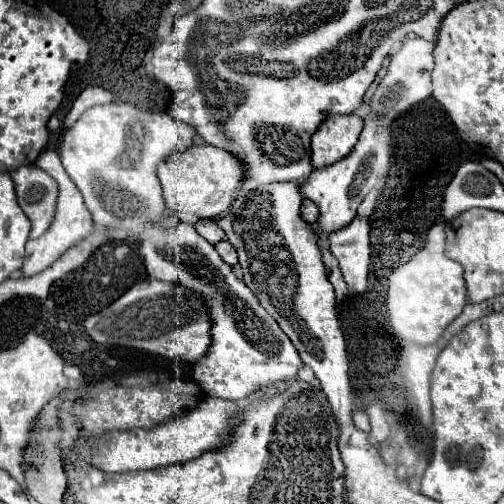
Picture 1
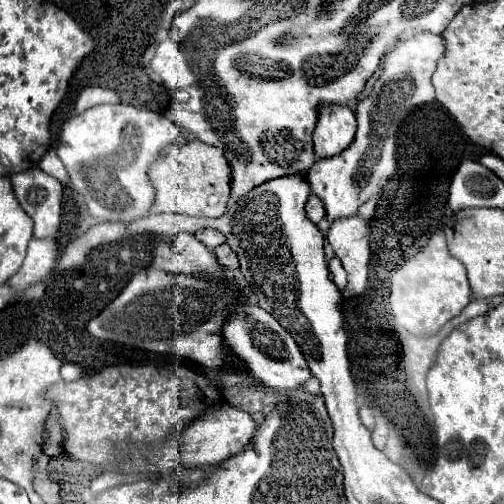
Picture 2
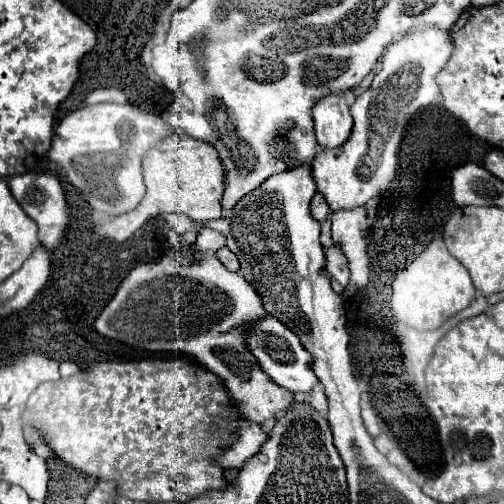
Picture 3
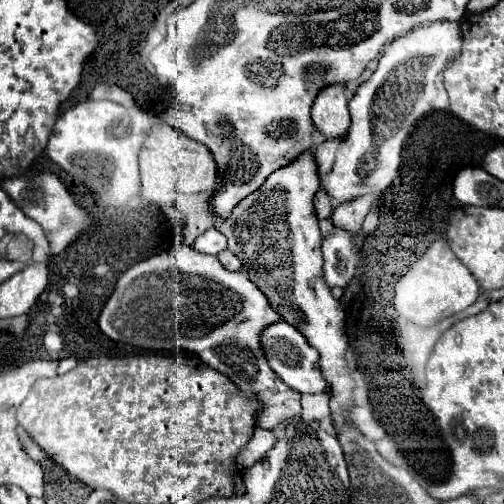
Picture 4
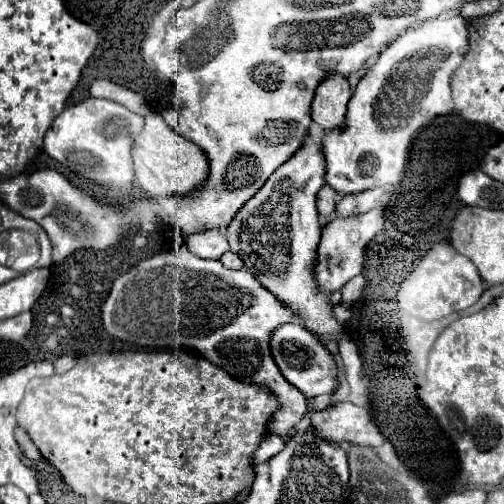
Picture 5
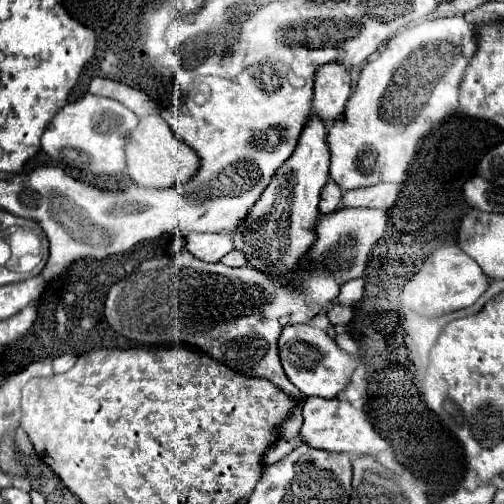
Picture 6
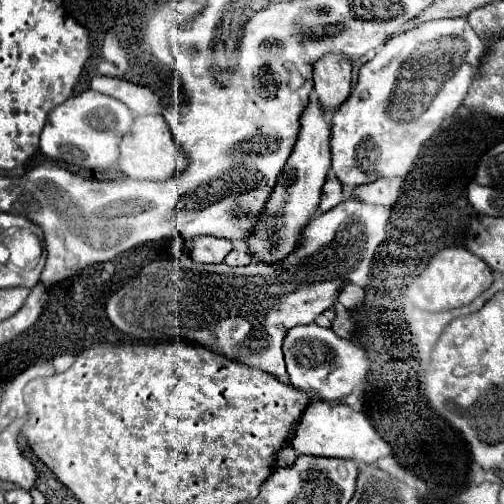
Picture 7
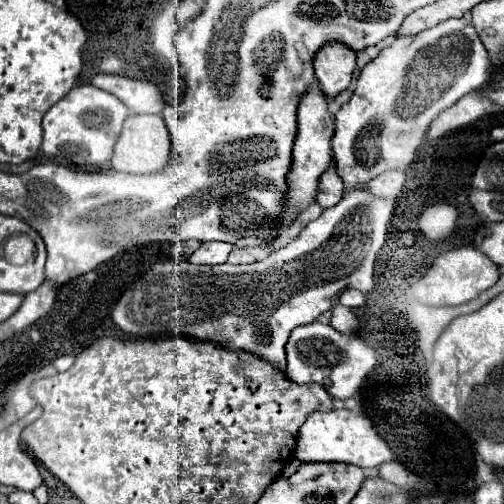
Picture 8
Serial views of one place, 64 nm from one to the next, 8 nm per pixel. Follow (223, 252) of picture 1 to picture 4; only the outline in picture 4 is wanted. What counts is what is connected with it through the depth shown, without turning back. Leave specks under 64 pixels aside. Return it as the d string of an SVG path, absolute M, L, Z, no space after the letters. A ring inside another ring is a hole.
M230 250L220 252L220 254L218 254L218 260L220 260L220 262L222 262L222 266L224 266L224 268L228 268L228 270L240 270L240 268L242 268L240 260L238 260Z

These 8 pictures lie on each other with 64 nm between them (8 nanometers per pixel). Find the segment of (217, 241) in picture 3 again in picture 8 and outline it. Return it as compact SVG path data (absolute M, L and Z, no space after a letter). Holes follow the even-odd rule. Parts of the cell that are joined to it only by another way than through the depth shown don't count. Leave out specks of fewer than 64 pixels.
M206 242L188 260L192 264L224 264L232 246L226 242Z

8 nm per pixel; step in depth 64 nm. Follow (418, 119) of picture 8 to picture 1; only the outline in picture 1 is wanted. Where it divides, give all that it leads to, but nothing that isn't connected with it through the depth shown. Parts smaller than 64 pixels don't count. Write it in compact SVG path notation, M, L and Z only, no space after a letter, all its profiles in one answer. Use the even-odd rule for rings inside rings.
M412 38L402 44L402 48L390 58L386 76L380 80L370 104L368 114L364 116L364 128L356 142L356 148L336 164L328 168L314 168L308 180L302 184L302 194L314 200L320 208L320 218L316 222L316 234L330 234L336 228L342 228L356 216L358 204L366 194L380 182L380 176L386 176L392 166L392 122L412 108L414 104L424 102L432 96L430 74L434 68L434 40Z

